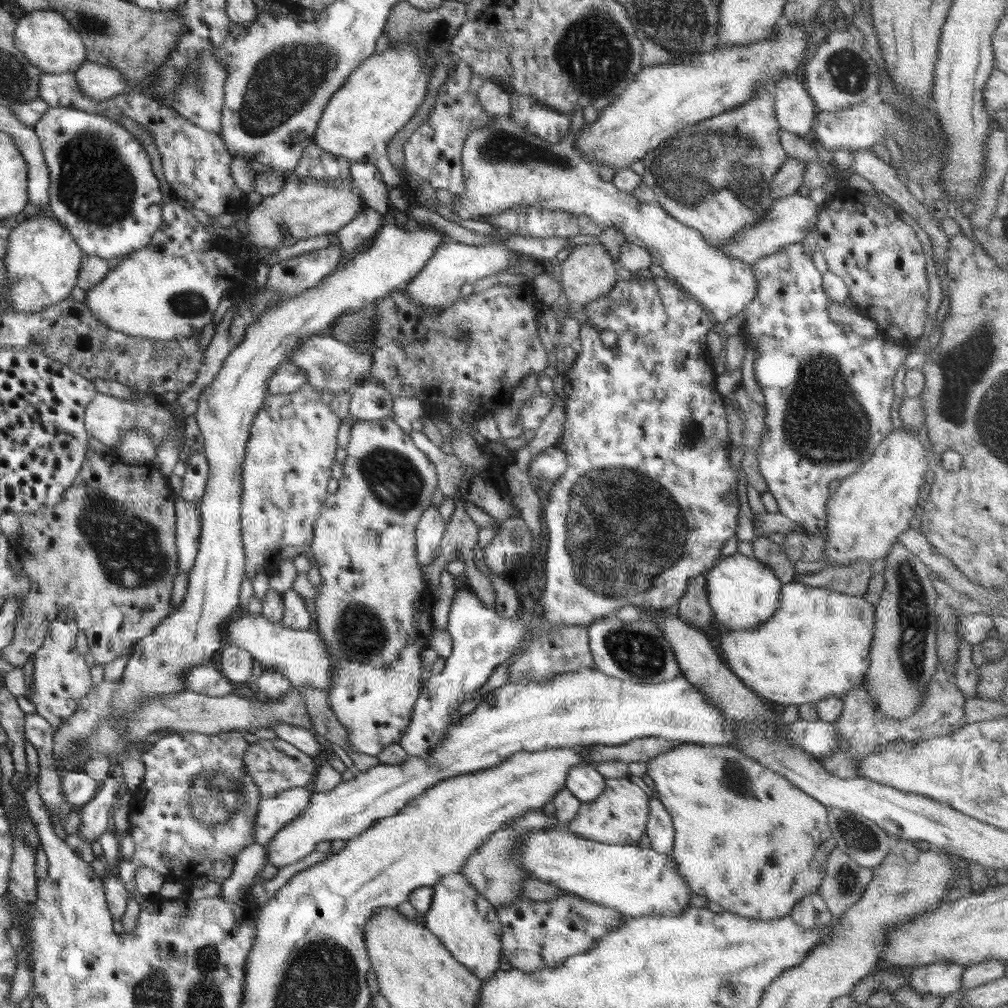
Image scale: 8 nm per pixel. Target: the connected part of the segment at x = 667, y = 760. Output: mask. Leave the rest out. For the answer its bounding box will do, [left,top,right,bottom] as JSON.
[647,742,836,920]

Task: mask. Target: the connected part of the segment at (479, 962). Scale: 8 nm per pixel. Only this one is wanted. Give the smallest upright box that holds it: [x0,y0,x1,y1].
[425,873,502,982]

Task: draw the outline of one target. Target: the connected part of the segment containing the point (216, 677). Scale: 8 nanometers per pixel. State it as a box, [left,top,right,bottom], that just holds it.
[184,661,236,696]

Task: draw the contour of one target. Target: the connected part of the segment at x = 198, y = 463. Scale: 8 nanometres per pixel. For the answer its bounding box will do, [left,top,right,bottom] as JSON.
[180,452,209,506]

